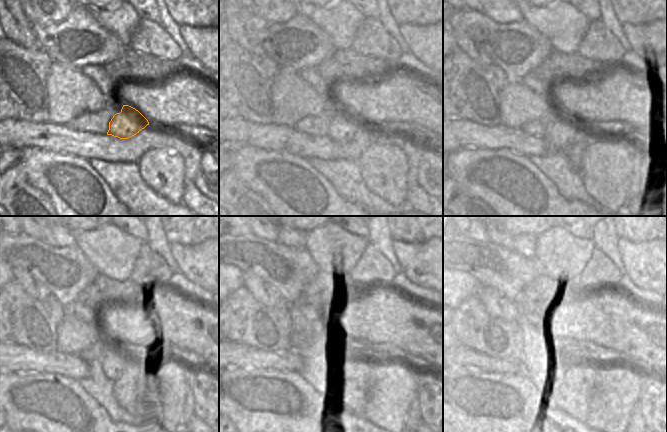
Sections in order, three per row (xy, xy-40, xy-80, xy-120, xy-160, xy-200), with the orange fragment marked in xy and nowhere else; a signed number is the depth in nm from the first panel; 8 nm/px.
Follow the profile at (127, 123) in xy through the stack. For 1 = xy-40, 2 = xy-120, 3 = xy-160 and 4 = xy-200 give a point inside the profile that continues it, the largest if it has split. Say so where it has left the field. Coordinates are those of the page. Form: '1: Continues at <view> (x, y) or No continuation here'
1: Continues at xy-40 (343, 127)
2: Continues at xy-120 (108, 360)
3: Continues at xy-160 (324, 366)
4: Continues at xy-200 (544, 369)

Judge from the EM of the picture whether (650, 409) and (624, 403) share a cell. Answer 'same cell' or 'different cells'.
different cells

